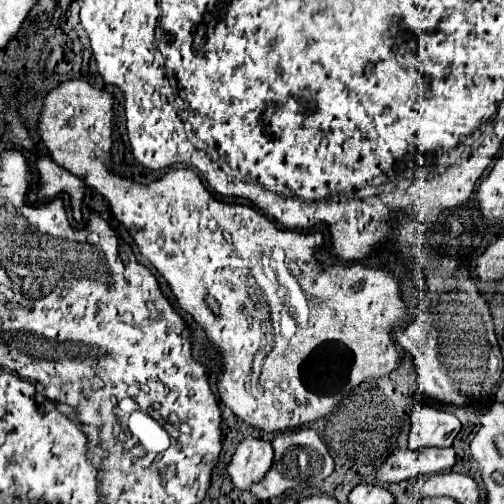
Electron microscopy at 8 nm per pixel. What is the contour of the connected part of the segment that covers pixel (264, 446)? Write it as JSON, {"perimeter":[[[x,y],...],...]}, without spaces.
{"perimeter":[[[246,438],[238,444],[226,468],[232,484],[238,490],[246,490],[254,480],[260,480],[268,472],[274,458],[272,444],[258,438]]]}

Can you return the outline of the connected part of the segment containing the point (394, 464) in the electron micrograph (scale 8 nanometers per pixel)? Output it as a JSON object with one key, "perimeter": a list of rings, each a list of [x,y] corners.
{"perimeter":[[[420,448],[396,450],[376,470],[378,482],[402,482],[424,474],[444,472],[454,466],[454,448]]]}

